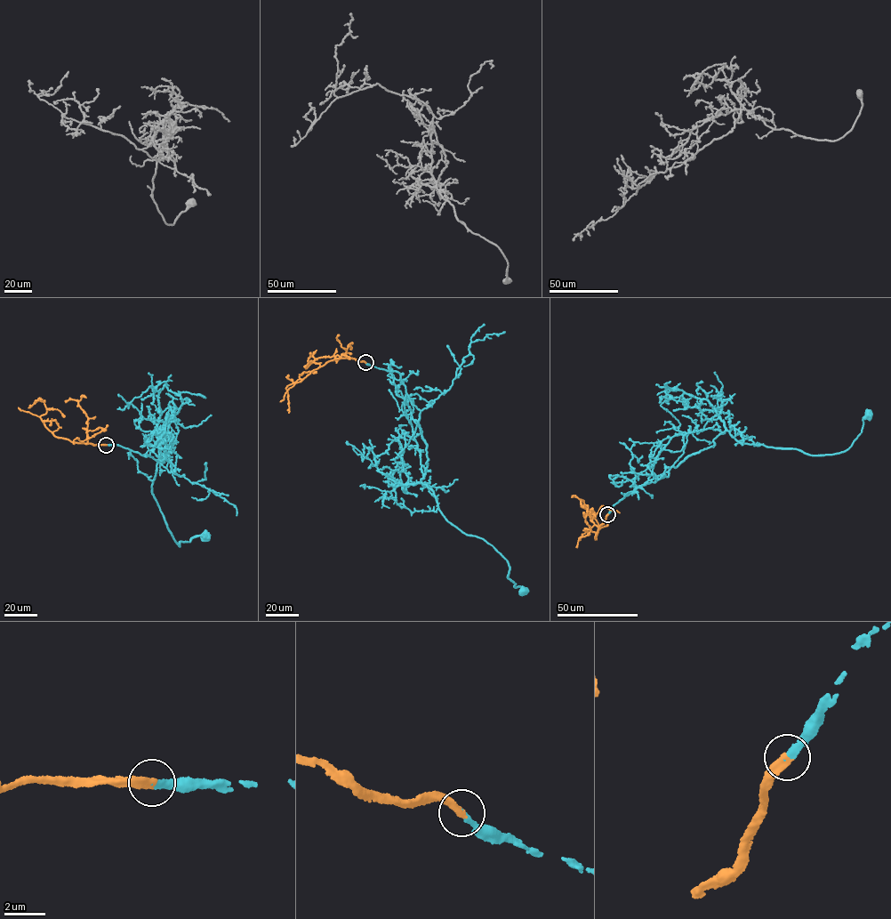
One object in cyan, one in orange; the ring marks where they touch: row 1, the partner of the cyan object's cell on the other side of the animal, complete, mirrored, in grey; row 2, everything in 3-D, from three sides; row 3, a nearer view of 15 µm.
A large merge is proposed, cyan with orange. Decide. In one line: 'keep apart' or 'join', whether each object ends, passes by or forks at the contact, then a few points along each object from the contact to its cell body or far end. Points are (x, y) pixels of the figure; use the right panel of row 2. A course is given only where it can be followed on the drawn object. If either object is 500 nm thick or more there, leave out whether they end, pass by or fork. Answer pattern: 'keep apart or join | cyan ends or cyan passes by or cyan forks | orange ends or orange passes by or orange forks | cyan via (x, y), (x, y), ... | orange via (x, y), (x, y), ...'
join | cyan ends | orange ends | cyan via (607, 514), (648, 480), (712, 447), (726, 431), (742, 443), (832, 454), (848, 448), (868, 414) | orange via (607, 514), (599, 526), (596, 539), (598, 526), (594, 512), (596, 514), (602, 506), (620, 512)

